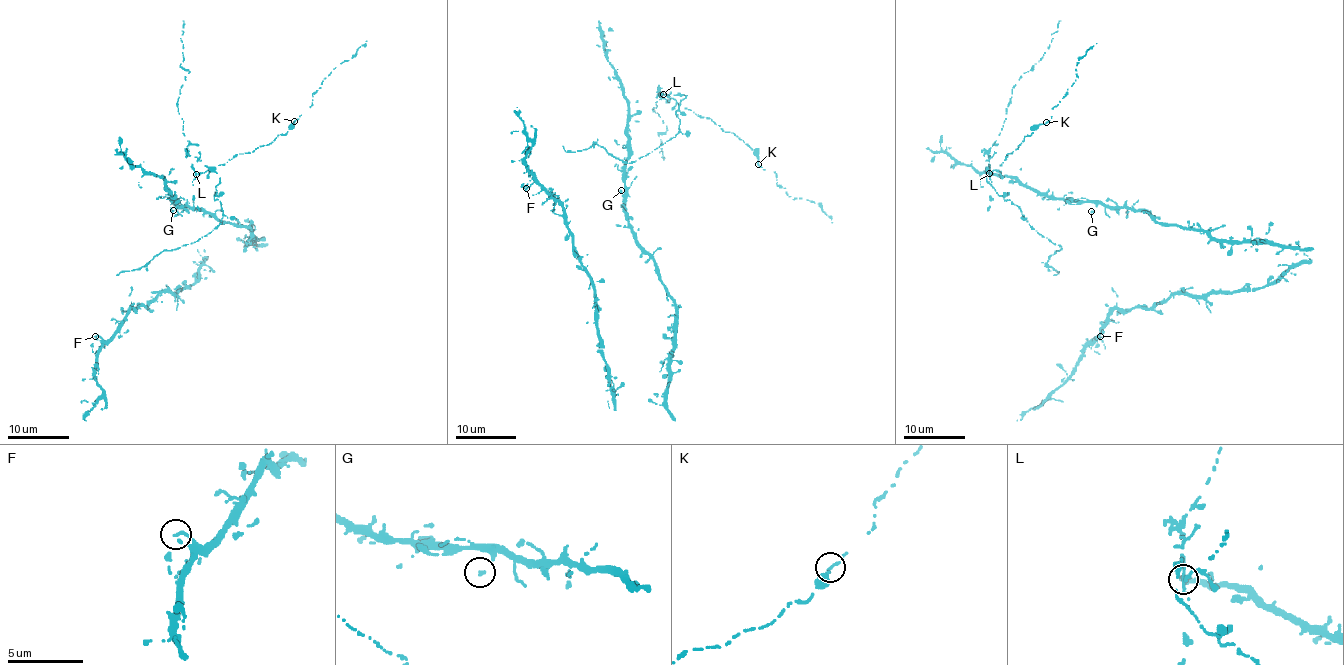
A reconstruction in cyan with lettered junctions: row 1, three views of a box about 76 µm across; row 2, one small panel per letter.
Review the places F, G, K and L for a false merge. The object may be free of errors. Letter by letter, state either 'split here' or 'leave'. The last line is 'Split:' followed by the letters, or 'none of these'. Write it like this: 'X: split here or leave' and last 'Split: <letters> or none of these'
F: leave
G: leave
K: leave
L: split here
Split: L

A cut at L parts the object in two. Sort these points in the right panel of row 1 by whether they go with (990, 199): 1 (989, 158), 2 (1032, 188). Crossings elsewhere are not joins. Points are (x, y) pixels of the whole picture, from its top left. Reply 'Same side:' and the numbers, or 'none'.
Same side: 2

